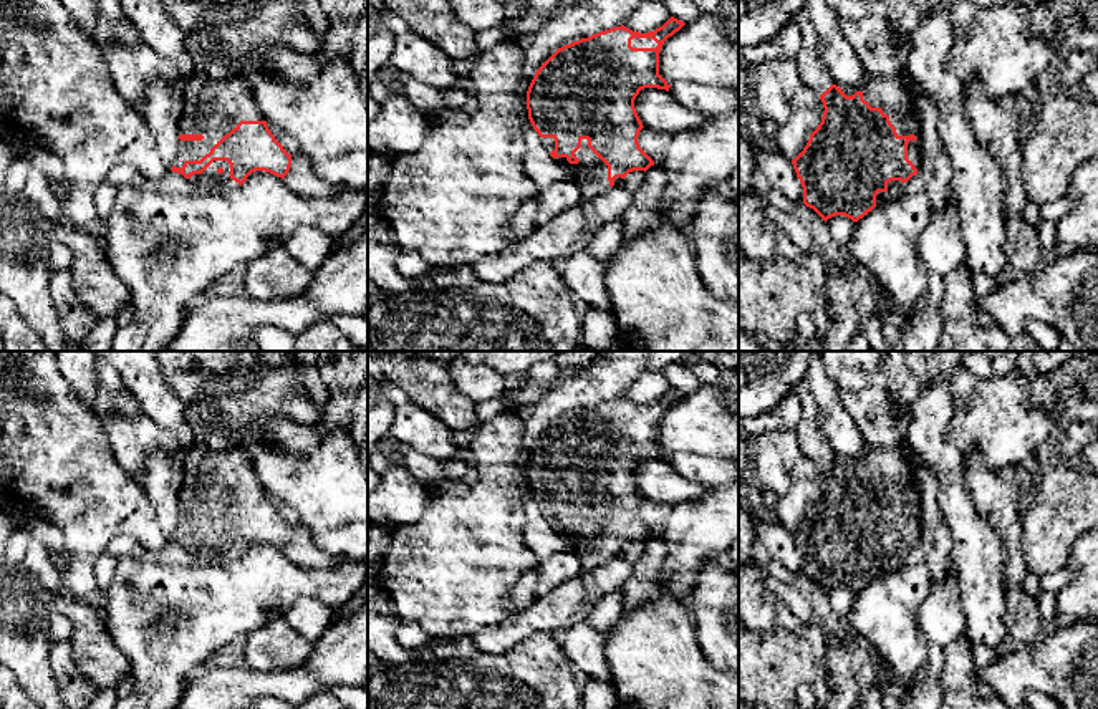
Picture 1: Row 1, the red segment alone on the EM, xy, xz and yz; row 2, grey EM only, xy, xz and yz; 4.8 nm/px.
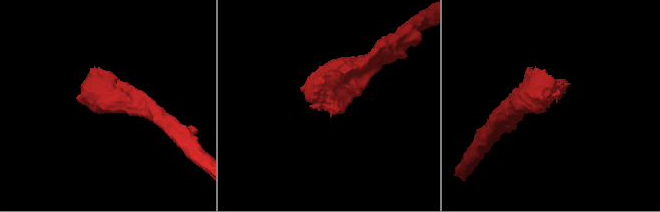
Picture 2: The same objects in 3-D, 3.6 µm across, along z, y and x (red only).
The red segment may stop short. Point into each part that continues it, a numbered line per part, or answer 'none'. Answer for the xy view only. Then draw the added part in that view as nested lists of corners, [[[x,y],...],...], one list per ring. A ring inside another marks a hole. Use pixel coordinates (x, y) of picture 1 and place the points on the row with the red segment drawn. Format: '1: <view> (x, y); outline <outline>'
1: xy (212, 108); outline [[[194,70],[184,84],[184,111],[179,119],[181,134],[202,134],[202,141],[177,139],[174,166],[200,161],[240,121],[263,121],[248,78],[242,73],[214,80],[202,70]]]

